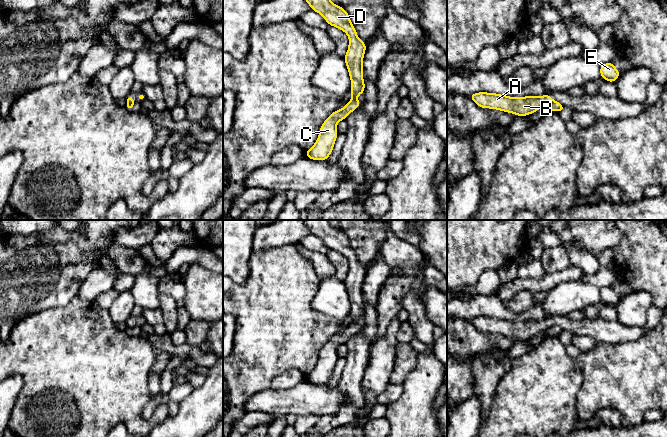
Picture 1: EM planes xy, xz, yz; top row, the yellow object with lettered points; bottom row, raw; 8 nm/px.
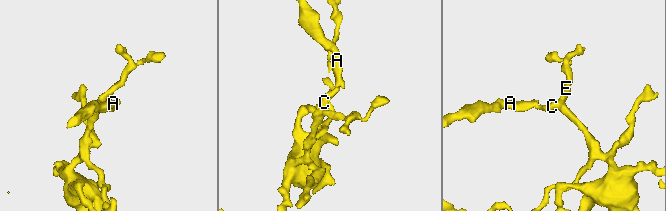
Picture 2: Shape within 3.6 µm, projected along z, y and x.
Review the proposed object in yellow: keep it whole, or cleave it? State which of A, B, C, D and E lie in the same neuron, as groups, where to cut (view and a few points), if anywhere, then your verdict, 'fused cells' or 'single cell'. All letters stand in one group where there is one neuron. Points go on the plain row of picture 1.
groups A B D / C E; cut yz (554, 325), (546, 330); fused cells

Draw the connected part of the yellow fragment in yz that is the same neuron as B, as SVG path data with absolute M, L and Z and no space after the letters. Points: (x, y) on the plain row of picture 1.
M478 316L469 319L480 332L497 333L514 337L516 340L527 340L537 334L547 331L553 323L551 319L509 321L497 317Z

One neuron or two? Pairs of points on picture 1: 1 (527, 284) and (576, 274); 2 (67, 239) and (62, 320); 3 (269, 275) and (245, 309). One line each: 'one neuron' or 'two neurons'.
1: one neuron
2: two neurons
3: one neuron

